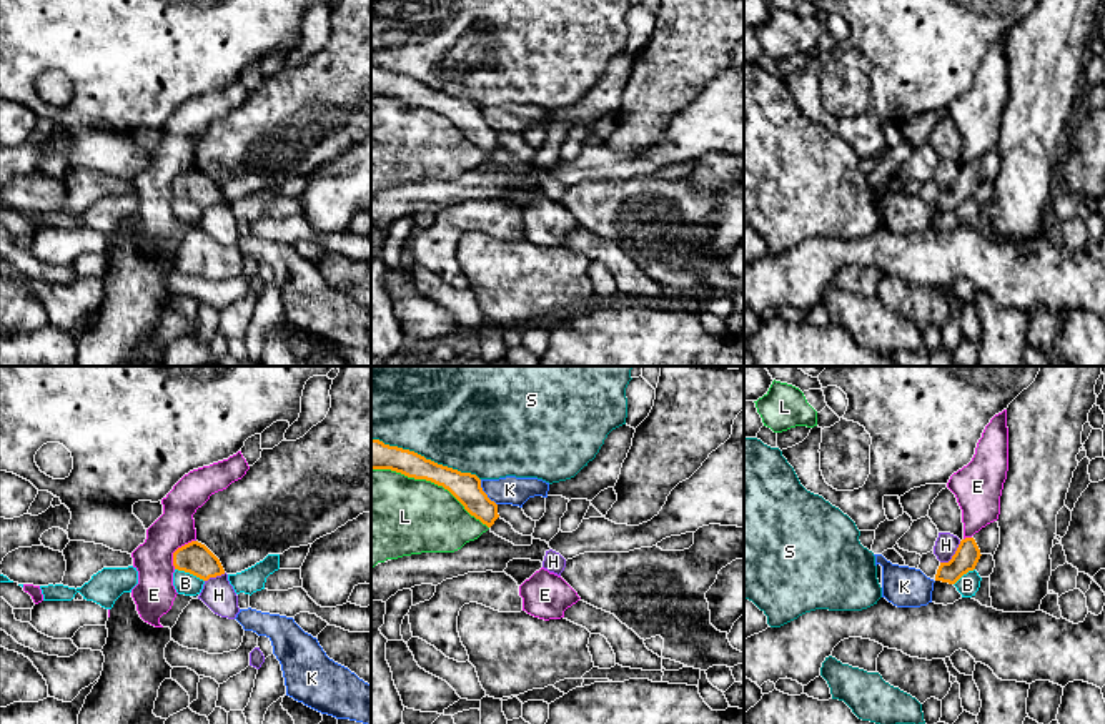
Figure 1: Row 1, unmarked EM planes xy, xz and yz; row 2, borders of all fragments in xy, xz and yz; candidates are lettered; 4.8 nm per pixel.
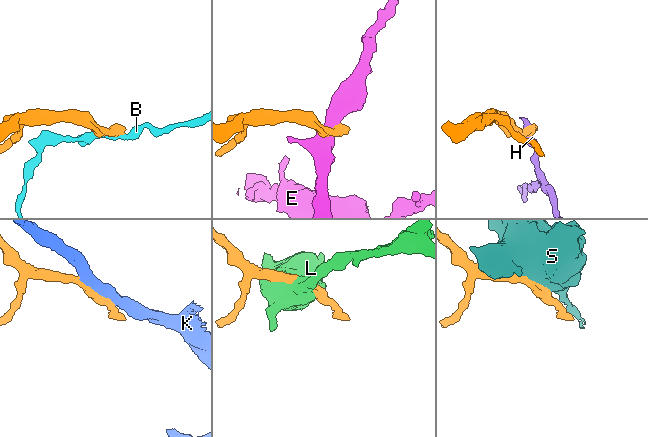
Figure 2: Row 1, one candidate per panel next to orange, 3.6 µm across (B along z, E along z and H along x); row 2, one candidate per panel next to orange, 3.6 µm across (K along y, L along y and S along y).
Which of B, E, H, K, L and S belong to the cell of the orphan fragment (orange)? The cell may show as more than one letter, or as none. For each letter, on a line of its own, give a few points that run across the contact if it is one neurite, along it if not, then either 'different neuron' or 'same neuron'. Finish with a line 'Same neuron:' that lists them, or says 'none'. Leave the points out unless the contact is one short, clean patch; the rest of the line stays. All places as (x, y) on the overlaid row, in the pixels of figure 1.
B: line xy (175, 568), (192, 573), (203, 581); different neuron
E: line xy (193, 540), (173, 553), (173, 568); different neuron
H: line yz (961, 541), (956, 553), (941, 563); different neuron
K: different neuron
L: different neuron
S: different neuron
Same neuron: none

